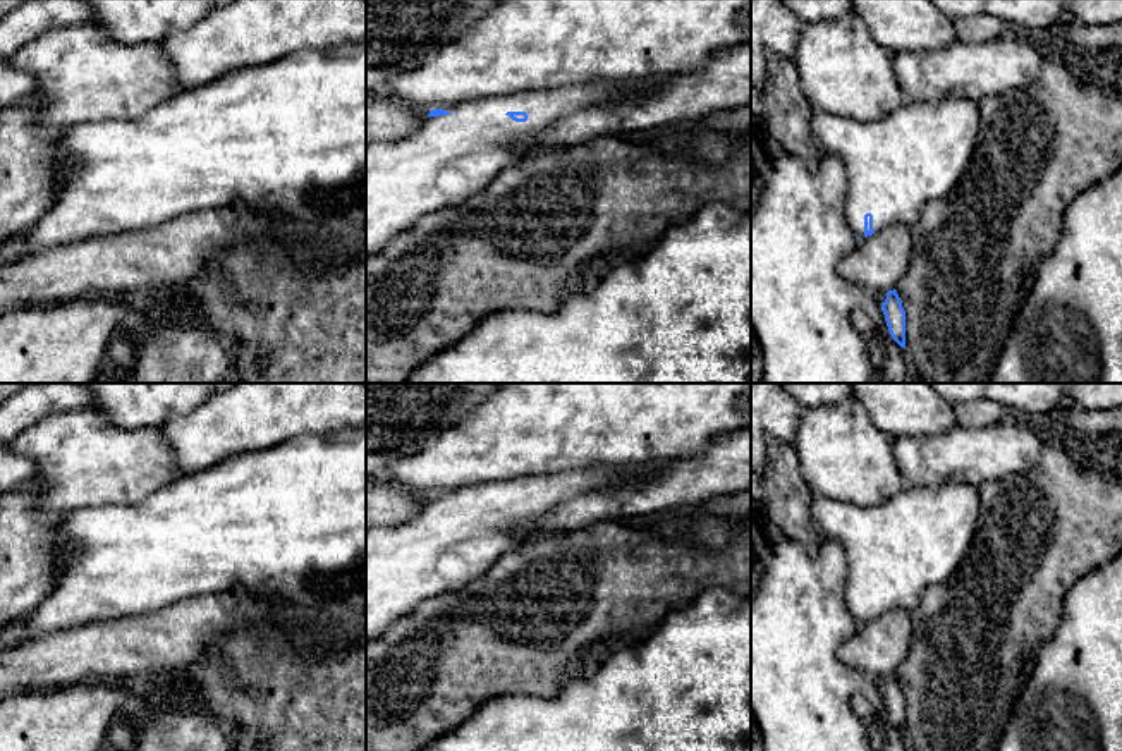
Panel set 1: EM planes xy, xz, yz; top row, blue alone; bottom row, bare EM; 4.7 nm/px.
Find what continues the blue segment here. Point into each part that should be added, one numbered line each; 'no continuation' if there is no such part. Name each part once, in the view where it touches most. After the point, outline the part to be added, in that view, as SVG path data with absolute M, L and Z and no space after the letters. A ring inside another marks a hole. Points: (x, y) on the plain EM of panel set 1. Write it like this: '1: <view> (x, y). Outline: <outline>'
1: xz (451, 543). Outline: M662 462L631 467L593 466L550 474L522 476L509 481L479 483L445 492L445 500L426 502L421 514L397 526L366 533L366 643L385 634L419 603L448 591L464 589L483 576L505 552L543 536L526 531L560 502L598 488L615 486L636 474L648 474Z

